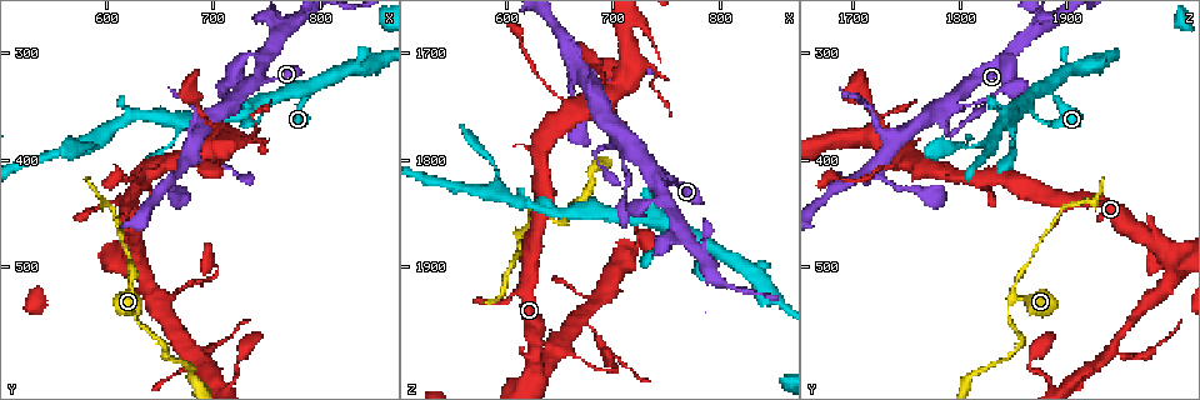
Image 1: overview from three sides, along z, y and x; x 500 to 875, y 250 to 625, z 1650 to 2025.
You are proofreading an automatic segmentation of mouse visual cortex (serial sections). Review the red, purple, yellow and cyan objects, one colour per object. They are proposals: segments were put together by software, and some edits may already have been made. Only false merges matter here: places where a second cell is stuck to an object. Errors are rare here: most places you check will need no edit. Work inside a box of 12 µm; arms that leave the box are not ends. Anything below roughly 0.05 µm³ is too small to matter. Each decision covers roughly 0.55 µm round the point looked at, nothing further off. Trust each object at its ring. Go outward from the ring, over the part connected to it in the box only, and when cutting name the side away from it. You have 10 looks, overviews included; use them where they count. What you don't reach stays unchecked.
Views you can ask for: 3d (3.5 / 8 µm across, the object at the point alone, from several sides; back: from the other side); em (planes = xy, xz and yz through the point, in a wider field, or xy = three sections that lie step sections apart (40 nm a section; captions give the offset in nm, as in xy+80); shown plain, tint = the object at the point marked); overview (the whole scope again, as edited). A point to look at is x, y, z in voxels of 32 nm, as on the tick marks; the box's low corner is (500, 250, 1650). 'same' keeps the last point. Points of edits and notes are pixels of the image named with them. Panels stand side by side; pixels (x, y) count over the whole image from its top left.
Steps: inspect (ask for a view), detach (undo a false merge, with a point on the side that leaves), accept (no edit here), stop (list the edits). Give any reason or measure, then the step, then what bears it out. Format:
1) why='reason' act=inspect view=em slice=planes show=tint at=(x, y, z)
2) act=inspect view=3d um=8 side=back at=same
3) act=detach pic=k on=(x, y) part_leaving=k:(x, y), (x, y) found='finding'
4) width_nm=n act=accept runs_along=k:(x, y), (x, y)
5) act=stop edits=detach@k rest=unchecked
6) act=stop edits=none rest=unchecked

why='abrupt turn' act=inspect view=3d um=3.5 at=(626, 544, 1844)

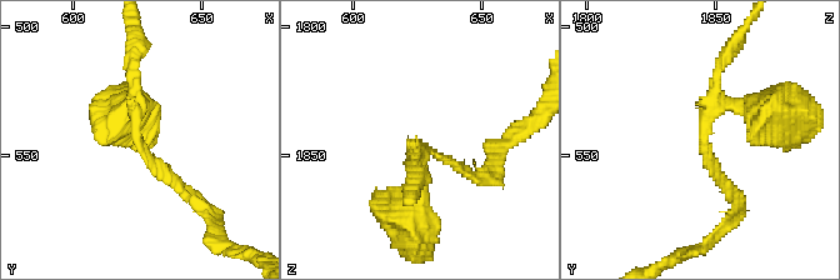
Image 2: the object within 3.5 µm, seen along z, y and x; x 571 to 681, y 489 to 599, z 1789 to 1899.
arm_widths_nm=150,200 act=inspect view=em slice=xy step=5 show=tint at=(625, 546, 1846)

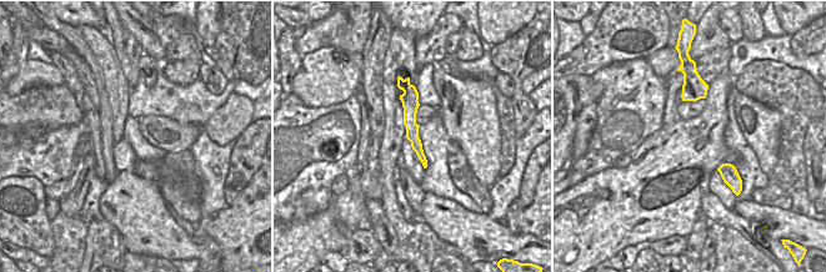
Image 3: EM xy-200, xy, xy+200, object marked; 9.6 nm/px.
act=accept runs_along=2:(138, 103), (141, 153), (191, 195) found='one cell here'

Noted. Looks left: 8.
why='thick turns thin' act=inspect view=3d um=3.5 at=(702, 372, 1726)

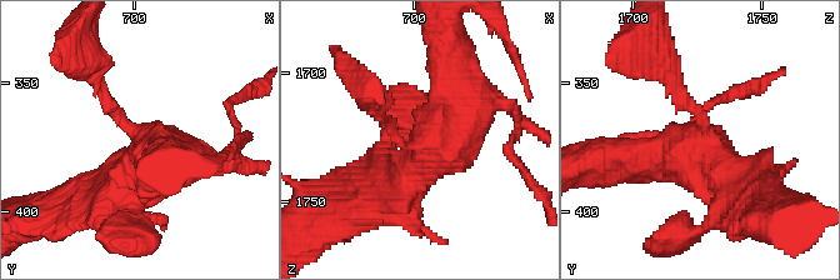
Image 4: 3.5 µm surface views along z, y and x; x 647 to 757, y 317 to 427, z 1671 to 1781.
act=inspect view=em slice=planes show=plain at=(702, 372, 1728)

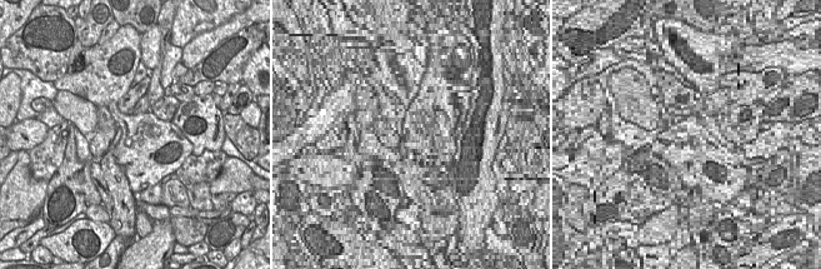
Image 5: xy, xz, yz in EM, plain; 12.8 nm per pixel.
why='with the object marked' act=inspect view=em slice=planes show=tint at=same

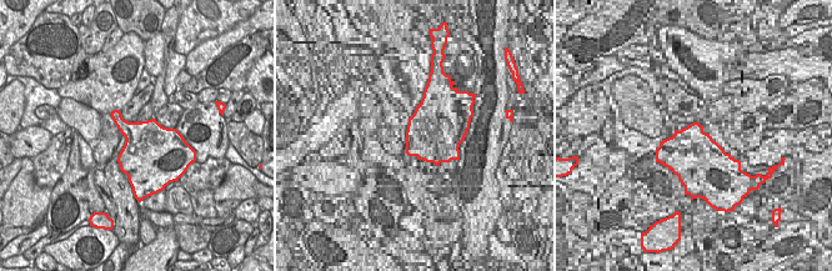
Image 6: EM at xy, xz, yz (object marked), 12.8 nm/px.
act=accept runs_along=4:(376, 199), (441, 145), (454, 78) found='continuous, no second cell'

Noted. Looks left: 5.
why='thick turns thin' act=inspect view=3d um=8 side=back at=(642, 406, 1736)

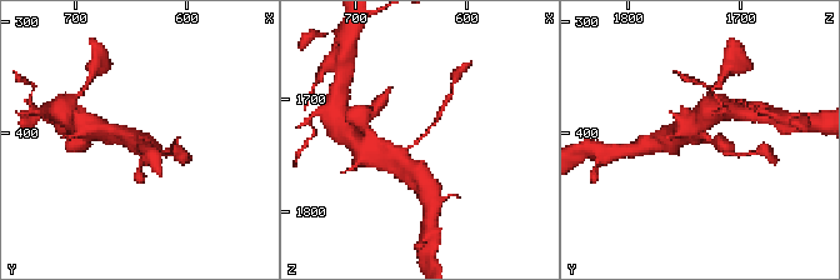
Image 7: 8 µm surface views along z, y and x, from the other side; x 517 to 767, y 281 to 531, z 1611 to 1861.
arm_widths_nm=100,450 act=inspect view=em slice=xy step=5 show=tint at=(646, 406, 1736)

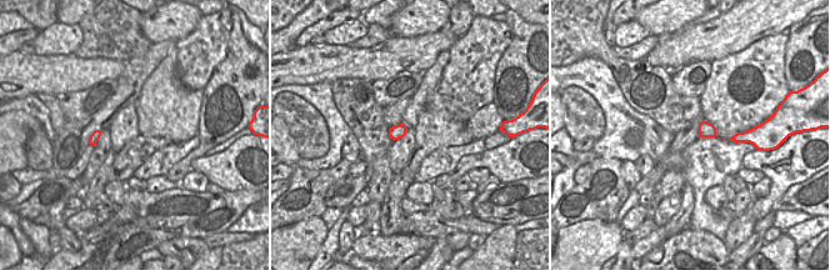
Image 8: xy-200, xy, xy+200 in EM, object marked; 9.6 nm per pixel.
act=accept runs_along=7:(675, 136), (709, 140), (725, 153) found='all the same cell'

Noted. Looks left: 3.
why='calibre changes' act=inspect view=3d um=8 at=(738, 322, 1816)

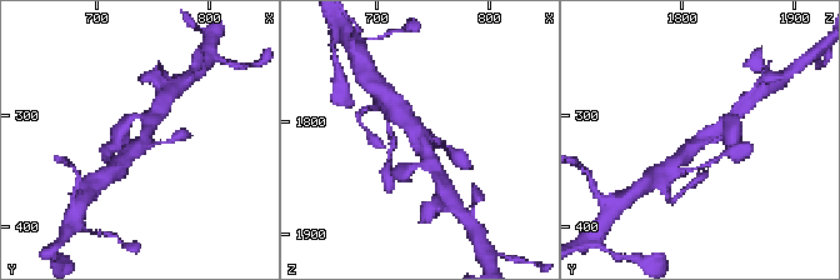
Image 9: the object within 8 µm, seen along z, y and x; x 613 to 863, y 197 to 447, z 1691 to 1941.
arms=3 arm_widths_nm=200,300,400 act=inspect view=em slice=xy step=1 show=tint at=(740, 324, 1814)

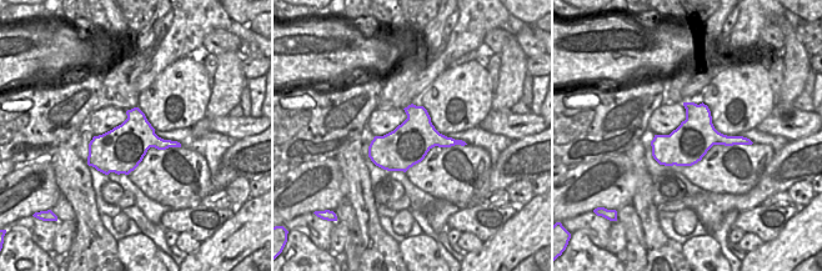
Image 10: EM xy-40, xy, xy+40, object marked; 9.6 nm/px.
act=accept runs_along=9:(454, 154), (419, 136), (403, 115) found='continuous, no second cell'

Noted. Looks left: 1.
act=stop edits=none rest=unchecked

